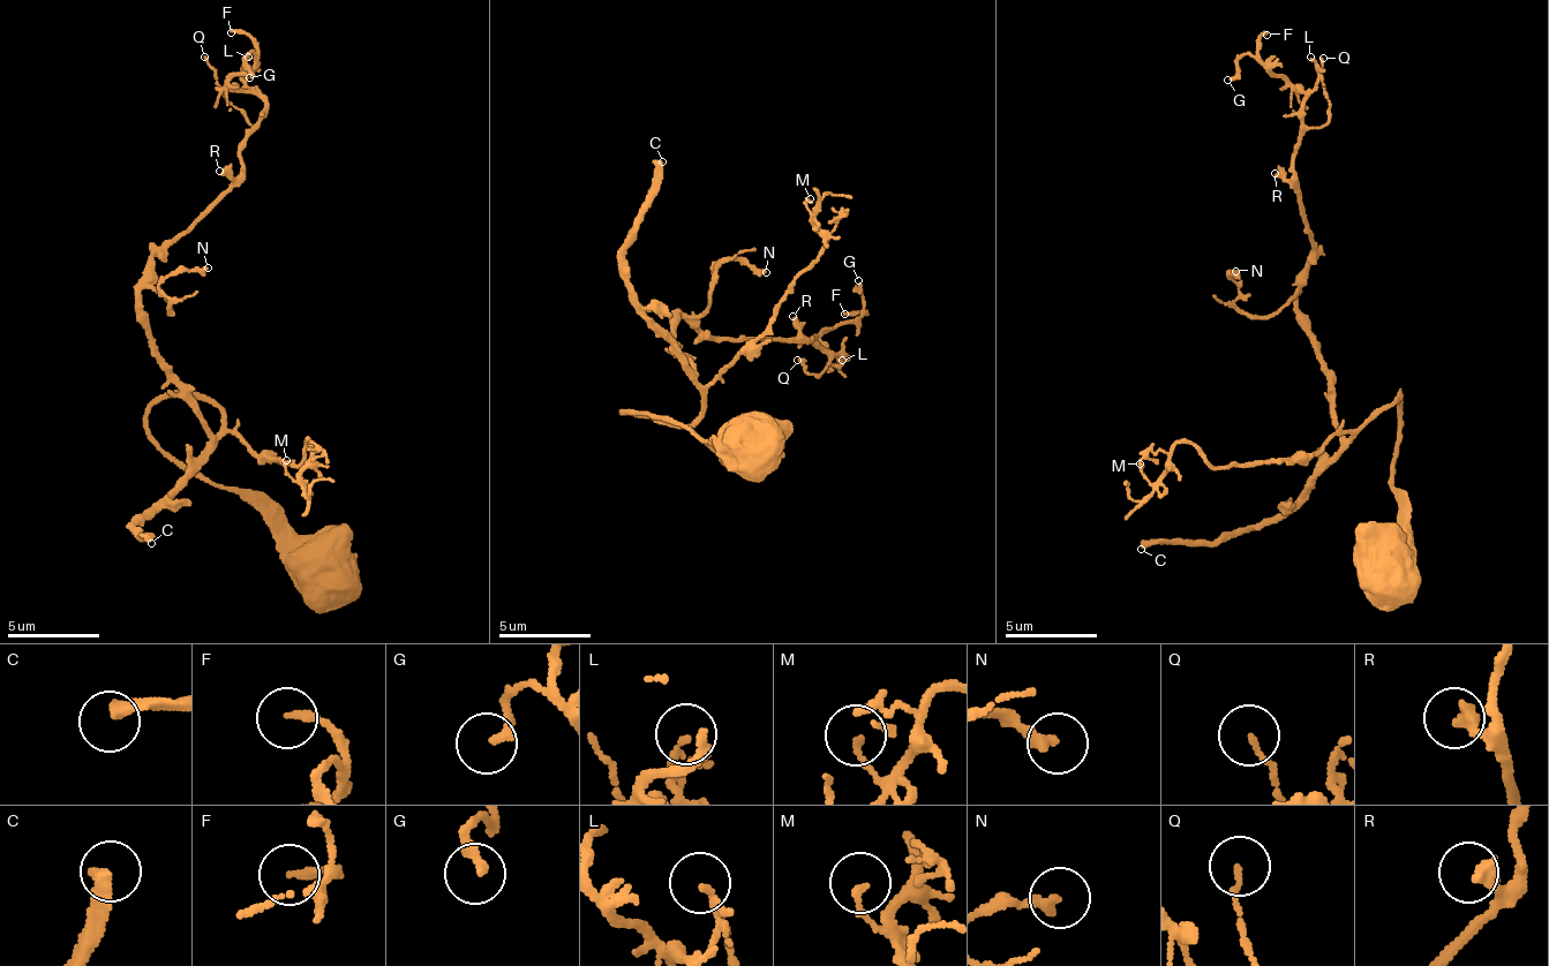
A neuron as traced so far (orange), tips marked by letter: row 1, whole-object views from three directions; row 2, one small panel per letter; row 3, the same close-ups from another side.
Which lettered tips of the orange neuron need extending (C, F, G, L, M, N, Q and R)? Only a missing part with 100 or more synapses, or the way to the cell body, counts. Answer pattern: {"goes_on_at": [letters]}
{"goes_on_at": ["C"]}

